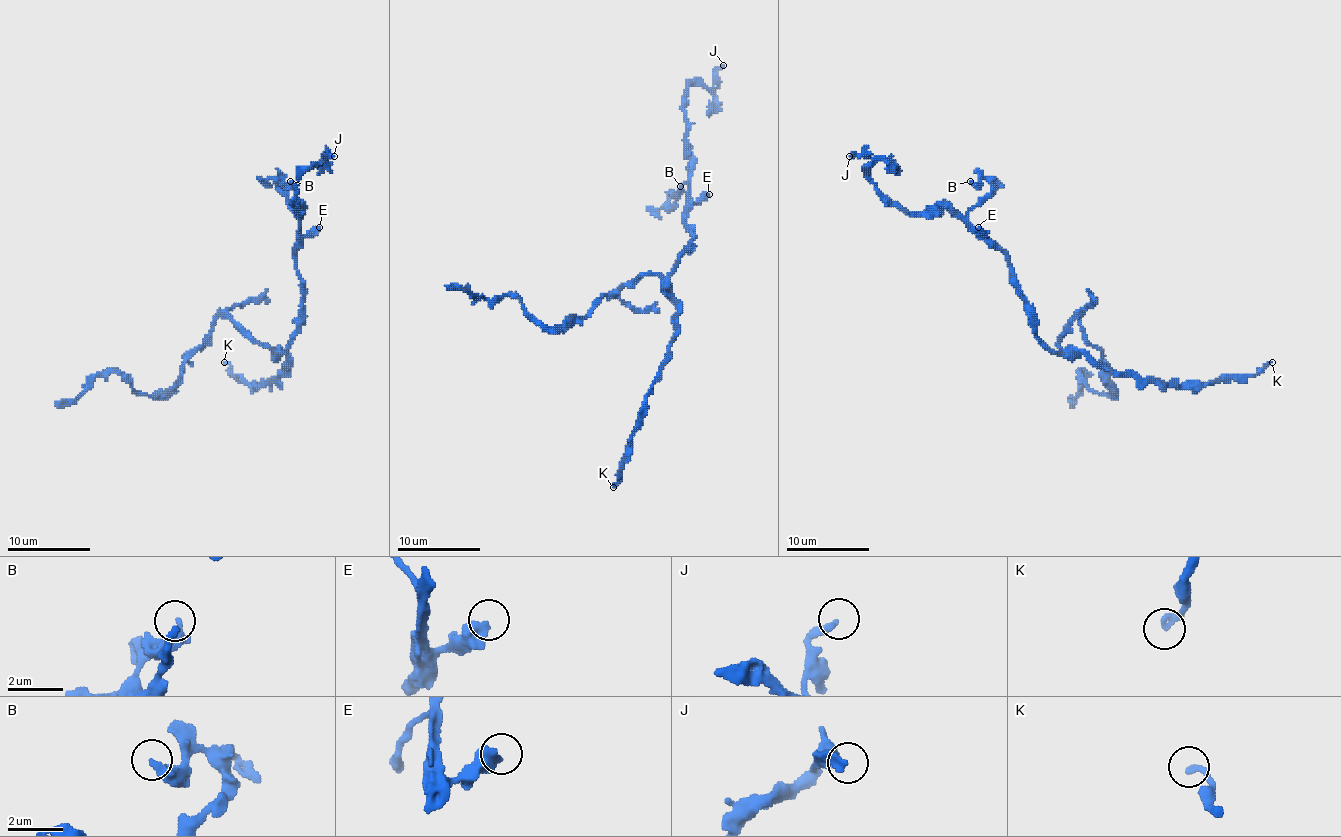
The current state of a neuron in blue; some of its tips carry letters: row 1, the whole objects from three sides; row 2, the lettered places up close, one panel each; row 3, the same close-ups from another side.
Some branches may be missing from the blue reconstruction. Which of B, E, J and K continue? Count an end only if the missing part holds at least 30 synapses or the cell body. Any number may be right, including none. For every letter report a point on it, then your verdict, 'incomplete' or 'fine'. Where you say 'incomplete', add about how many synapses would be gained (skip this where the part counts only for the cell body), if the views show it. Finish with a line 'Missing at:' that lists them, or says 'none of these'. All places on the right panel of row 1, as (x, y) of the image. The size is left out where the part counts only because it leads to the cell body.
B: at (970, 181); fine
E: at (978, 227); fine
J: at (849, 156); fine
K: at (1272, 362); fine
Missing at: none of these

